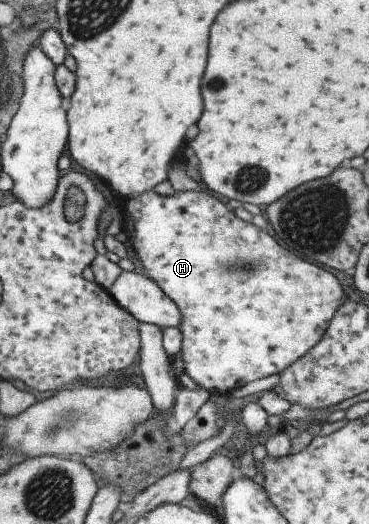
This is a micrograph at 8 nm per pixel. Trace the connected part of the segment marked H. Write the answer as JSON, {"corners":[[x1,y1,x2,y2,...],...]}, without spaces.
{"corners":[[151,190,142,193,139,197,130,198,127,203,129,205,125,205,125,211,129,213,134,221,133,246,139,259,140,270,151,277,153,281,156,281,181,309,183,321,181,321,180,328,184,335,182,359,185,372,196,385,207,389,207,391,215,394,229,393,233,389,239,389,239,387,251,383,251,381,271,377,271,375,280,375,287,367,291,367,303,355,309,353,317,343,320,343,321,339,324,339,337,309,347,299,341,281,331,271,327,271,325,267,319,267,311,261,301,259,289,248,285,249,279,243,279,240,275,239,274,232,270,234,269,229,259,229,257,225,239,219,233,210,229,209,225,203,221,203,221,199,217,199,211,193,205,193,205,191,184,191,183,193,175,191,173,195,165,197,165,195,159,195,157,191]]}

